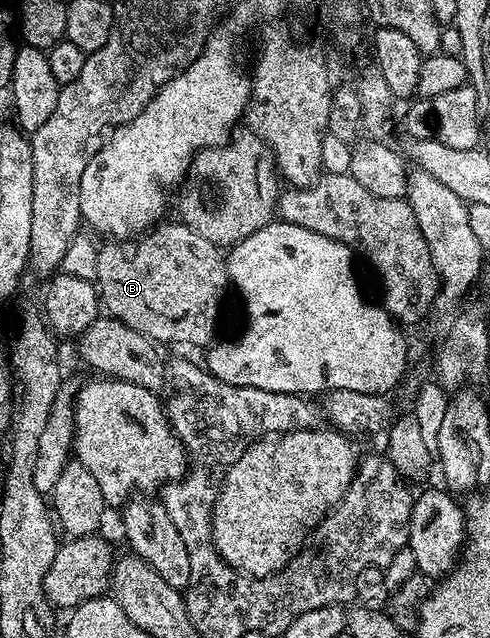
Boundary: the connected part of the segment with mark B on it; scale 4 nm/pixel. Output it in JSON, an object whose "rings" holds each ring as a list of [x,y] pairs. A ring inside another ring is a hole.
{"rings":[[[162,221],[133,241],[106,241],[98,247],[96,286],[100,303],[113,318],[155,344],[191,343],[206,349],[215,342],[218,310],[231,286],[223,252],[181,221]]]}

